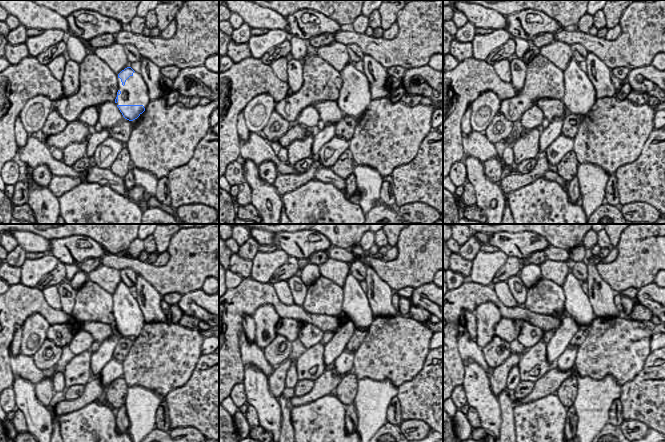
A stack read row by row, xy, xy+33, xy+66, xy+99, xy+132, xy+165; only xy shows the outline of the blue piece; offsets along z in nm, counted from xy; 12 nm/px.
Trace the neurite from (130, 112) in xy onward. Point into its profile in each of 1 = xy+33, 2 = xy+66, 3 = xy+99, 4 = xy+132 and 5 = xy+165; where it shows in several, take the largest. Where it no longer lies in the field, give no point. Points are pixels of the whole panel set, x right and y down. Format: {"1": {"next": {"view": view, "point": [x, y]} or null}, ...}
{"1": {"next": {"view": "xy+33", "point": [354, 105]}}, "2": {"next": {"view": "xy+66", "point": [578, 104]}}, "3": {"next": {"view": "xy+99", "point": [128, 327]}}, "4": {"next": {"view": "xy+132", "point": [352, 299]}}, "5": {"next": {"view": "xy+165", "point": [578, 306]}}}

